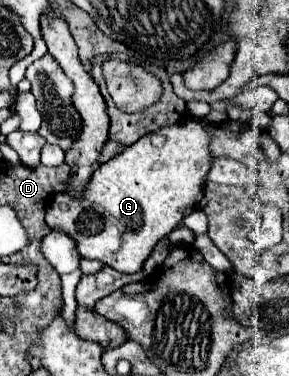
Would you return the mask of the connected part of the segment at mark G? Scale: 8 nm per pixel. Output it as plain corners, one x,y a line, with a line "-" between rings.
188,118
180,124
166,126
164,130
156,132
158,136
164,136
162,146
152,144
152,136
144,136
132,146
124,148
120,154
116,154
112,160
100,164
96,172
90,176
84,194
80,198
72,194
54,194
48,208
46,208
46,224
50,230
62,230
66,232
74,242
82,258
100,260
102,264
122,272
122,274
134,274
140,272
146,258
150,256
152,248
158,240
168,236
174,228
180,226
182,218
194,210
194,206
200,202
204,194
204,182
206,172
210,168
210,136
204,122
196,122
196,118

